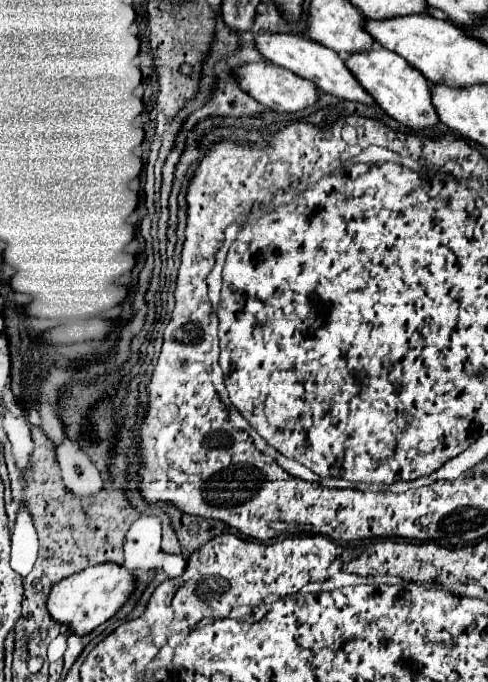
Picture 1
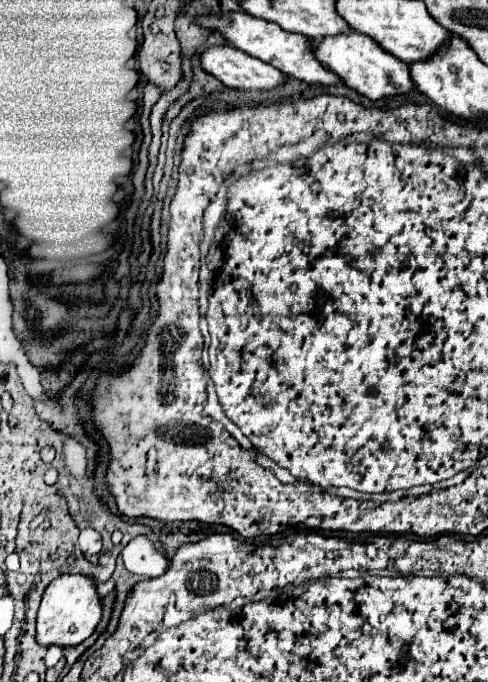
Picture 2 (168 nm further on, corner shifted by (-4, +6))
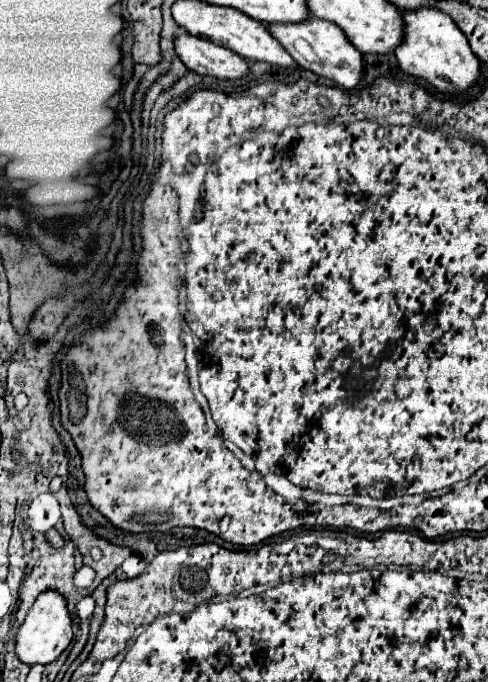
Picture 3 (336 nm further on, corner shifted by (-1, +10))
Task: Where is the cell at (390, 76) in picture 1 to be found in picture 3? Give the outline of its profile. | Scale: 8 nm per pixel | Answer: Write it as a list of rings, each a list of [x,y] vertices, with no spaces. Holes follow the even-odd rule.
[[[312,17],[304,23],[270,25],[270,33],[282,43],[282,47],[294,57],[300,67],[310,69],[320,77],[326,77],[344,89],[356,89],[366,75],[364,55],[356,51],[356,47],[344,37],[344,31],[338,29],[332,21]]]

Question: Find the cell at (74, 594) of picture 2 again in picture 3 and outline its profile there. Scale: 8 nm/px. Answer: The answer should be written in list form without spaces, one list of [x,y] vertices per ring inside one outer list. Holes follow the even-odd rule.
[[[46,589],[38,595],[36,603],[32,605],[32,609],[26,615],[26,621],[18,629],[16,653],[18,653],[20,661],[24,661],[28,665],[36,665],[36,663],[46,665],[46,663],[54,661],[70,645],[70,641],[74,637],[72,633],[74,633],[74,617],[68,611],[66,597],[56,589]]]

